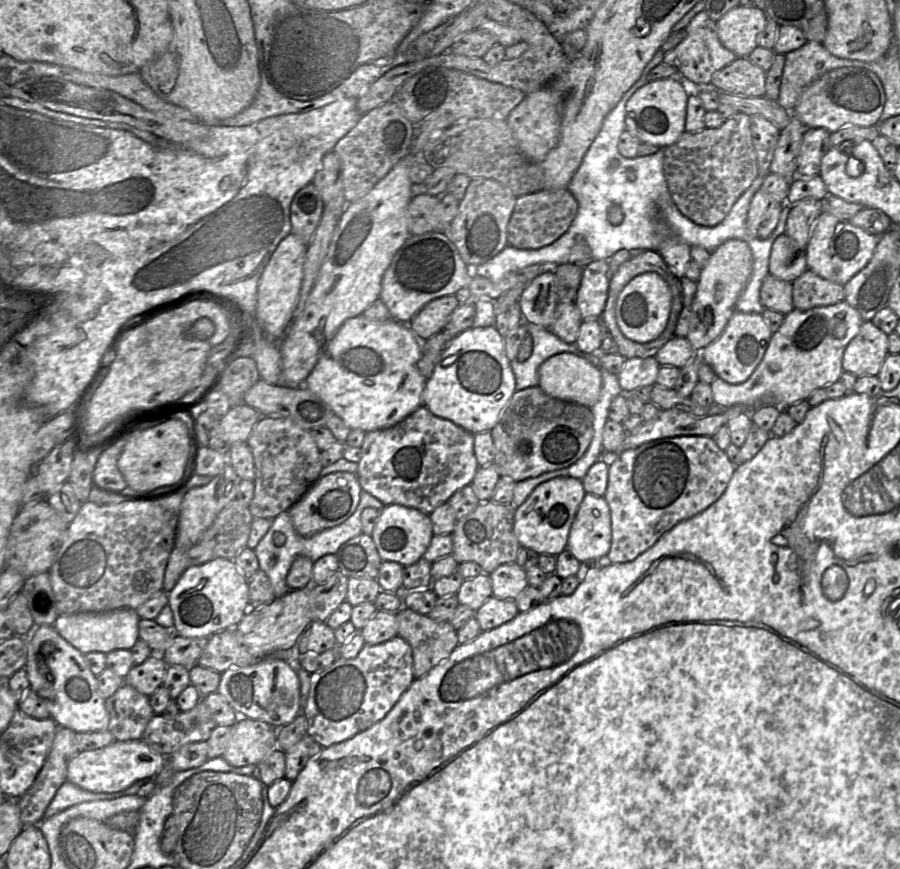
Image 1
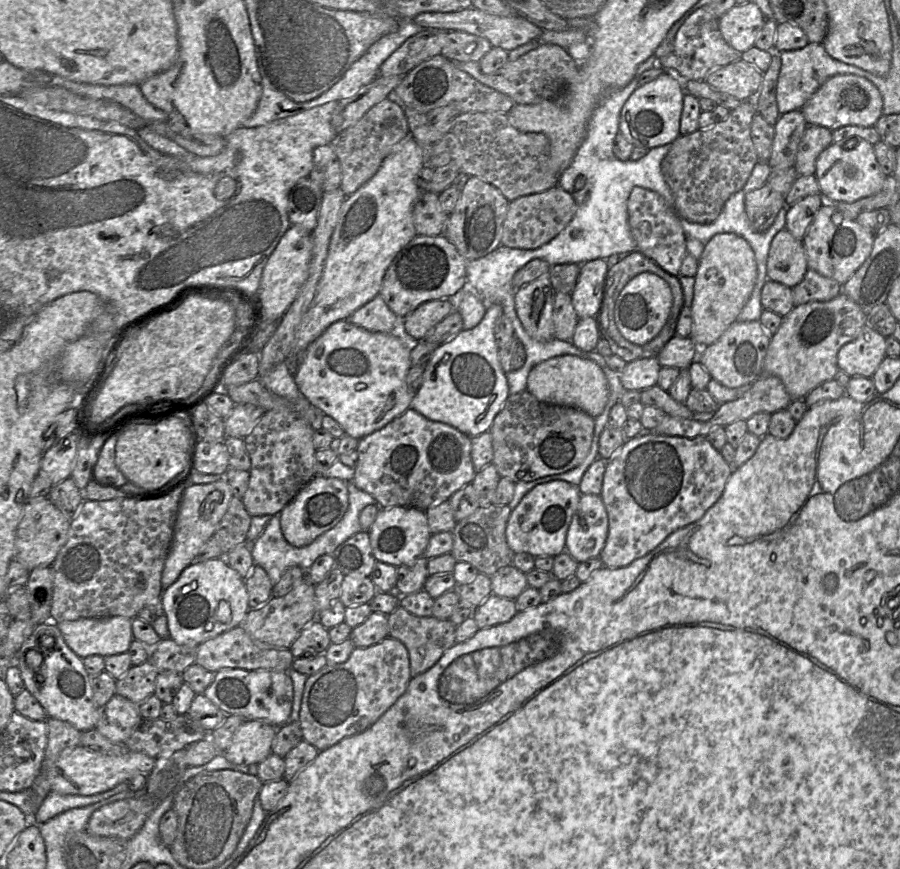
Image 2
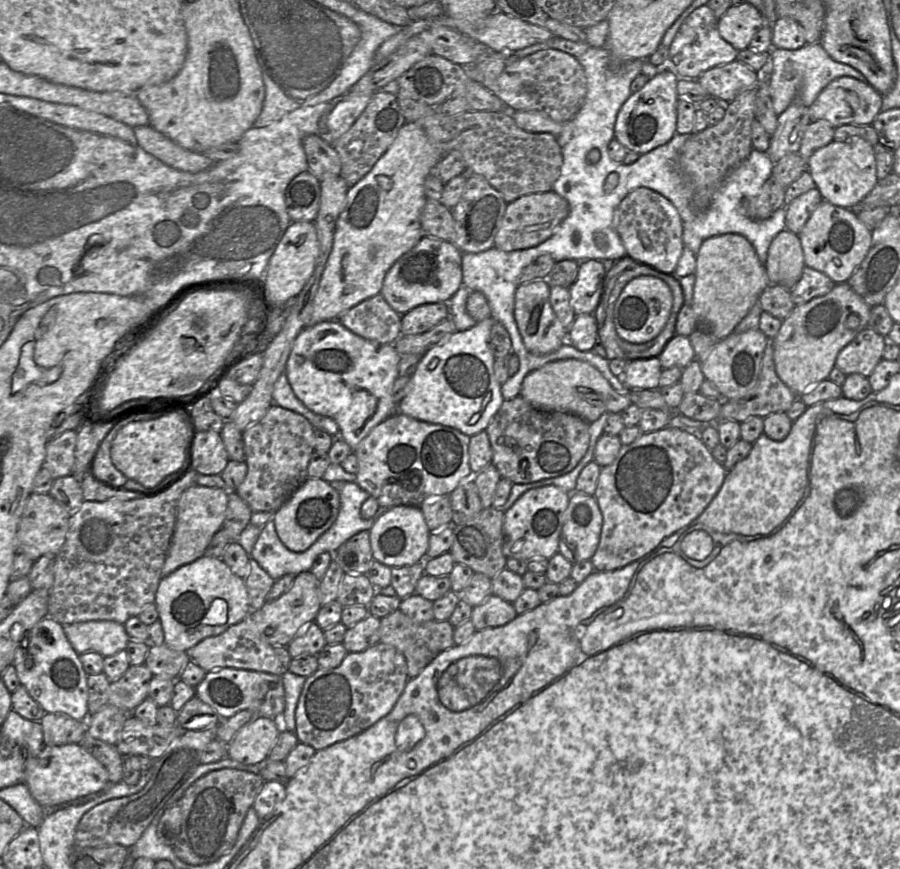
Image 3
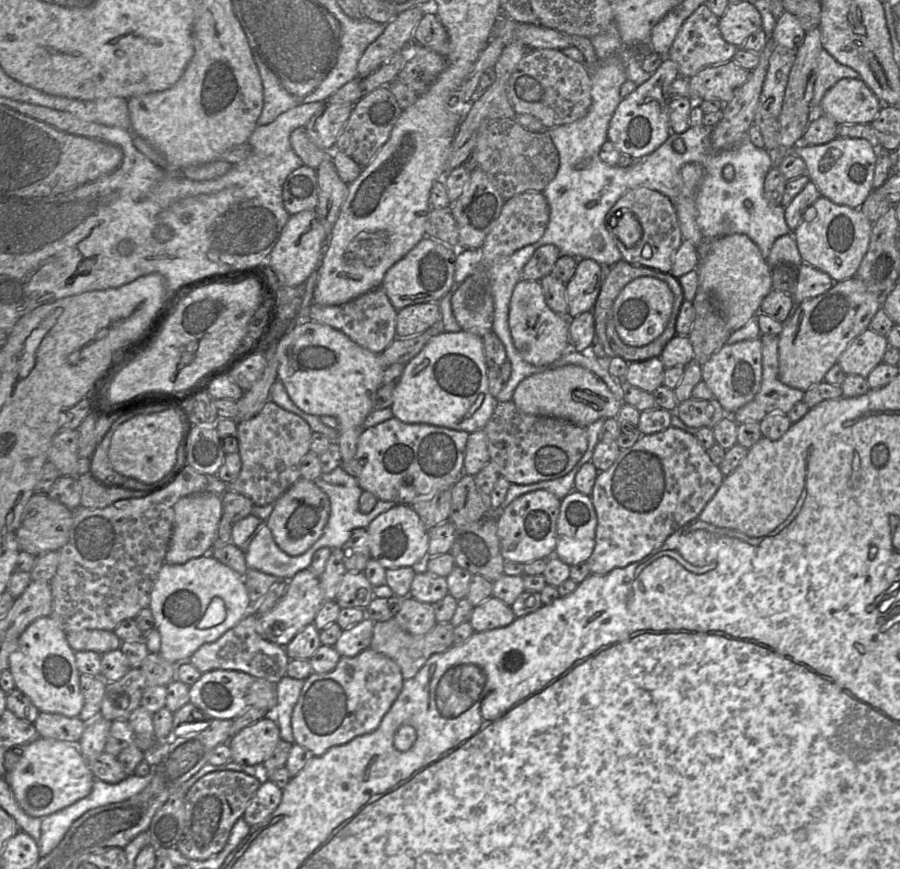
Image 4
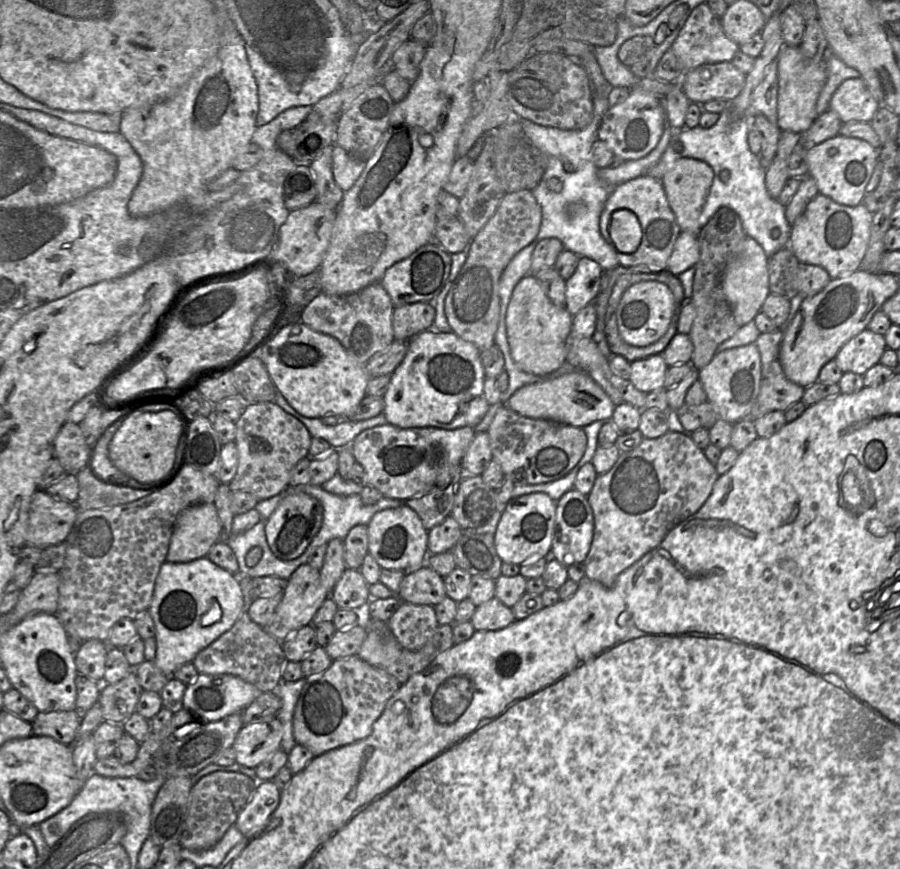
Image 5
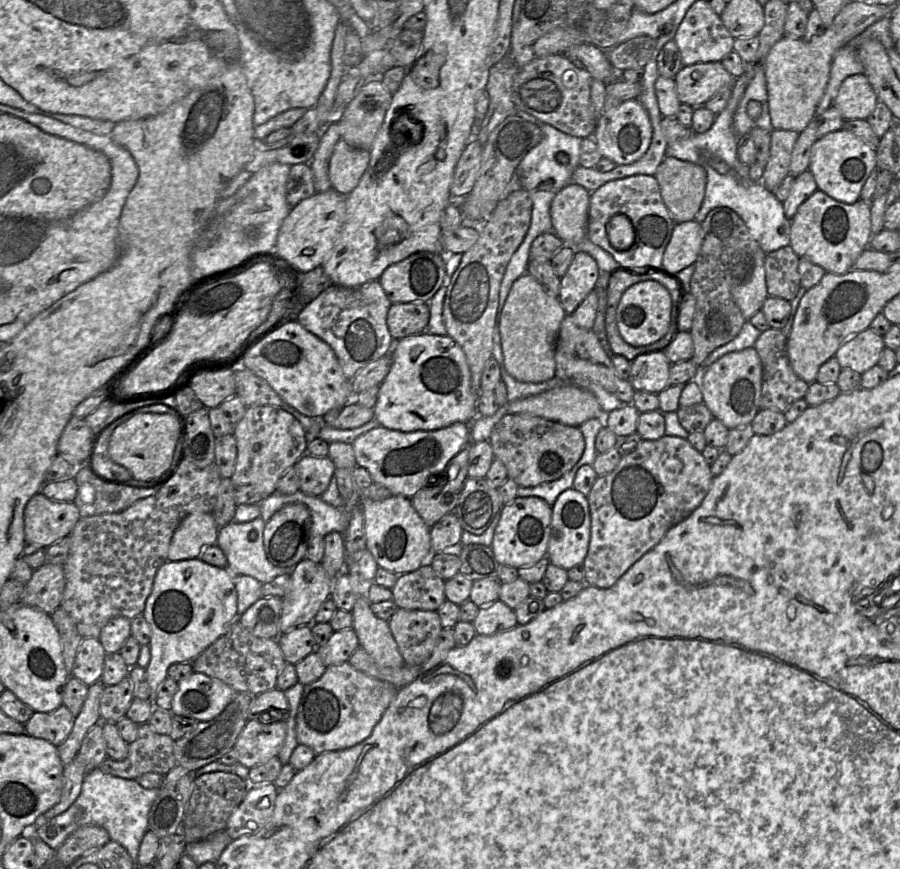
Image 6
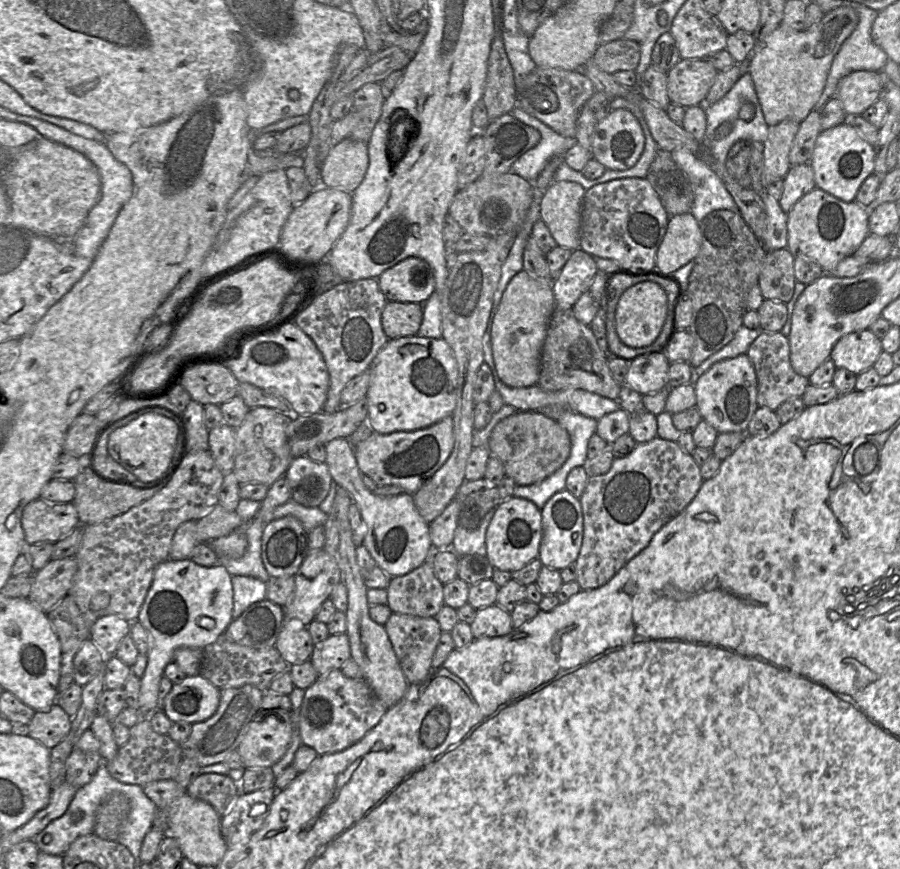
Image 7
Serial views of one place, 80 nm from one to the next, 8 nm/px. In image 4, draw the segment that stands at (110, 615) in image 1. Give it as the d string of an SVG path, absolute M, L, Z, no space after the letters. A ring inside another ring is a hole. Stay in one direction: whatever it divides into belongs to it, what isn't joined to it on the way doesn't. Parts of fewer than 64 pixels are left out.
M81 630L66 632L66 639L73 651L94 651L101 655L120 649L122 641L113 631Z

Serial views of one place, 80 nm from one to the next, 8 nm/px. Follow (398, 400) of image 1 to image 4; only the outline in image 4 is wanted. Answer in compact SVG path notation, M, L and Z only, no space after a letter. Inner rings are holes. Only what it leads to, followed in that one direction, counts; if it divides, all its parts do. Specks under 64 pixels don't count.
M309 321L293 327L275 344L276 357L279 362L278 379L280 380L292 402L303 412L322 416L332 416L338 422L339 436L337 444L342 462L355 458L357 441L365 430L363 424L373 410L373 398L382 386L382 376L387 368L379 354L366 350L350 340L344 333L317 322Z

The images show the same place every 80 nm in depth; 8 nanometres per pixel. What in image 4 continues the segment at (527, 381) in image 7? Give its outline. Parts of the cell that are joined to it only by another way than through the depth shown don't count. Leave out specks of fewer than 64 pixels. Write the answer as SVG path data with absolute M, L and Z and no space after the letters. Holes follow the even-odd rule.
M521 279L515 285L509 305L509 329L521 357L535 366L550 364L569 348L570 319L555 313L546 303L539 280Z

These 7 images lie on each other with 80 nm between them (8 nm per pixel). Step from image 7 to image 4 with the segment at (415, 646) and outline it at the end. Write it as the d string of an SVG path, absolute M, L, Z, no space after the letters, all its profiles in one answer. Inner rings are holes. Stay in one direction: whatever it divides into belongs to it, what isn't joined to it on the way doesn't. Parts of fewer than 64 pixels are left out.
M410 596L403 598L394 619L403 630L414 635L426 634L437 623L433 605Z

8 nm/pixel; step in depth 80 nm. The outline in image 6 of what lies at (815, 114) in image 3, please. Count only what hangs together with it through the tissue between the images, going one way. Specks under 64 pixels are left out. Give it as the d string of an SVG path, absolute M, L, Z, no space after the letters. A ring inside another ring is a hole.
M860 73L843 80L833 105L845 120L850 120L867 119L877 103L877 96L867 76Z

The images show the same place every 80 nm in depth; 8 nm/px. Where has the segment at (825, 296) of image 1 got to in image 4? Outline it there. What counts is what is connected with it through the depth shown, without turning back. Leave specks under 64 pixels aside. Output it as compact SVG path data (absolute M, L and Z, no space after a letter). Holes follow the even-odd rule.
M803 262L798 267L794 291L789 295L794 302L801 303L806 299L826 293L834 283L827 273Z

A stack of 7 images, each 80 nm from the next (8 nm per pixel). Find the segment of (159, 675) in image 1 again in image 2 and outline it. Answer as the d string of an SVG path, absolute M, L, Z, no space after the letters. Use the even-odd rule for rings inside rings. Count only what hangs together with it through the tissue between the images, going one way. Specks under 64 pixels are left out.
M149 661L131 666L125 675L116 680L115 693L136 704L141 704L154 695L158 674L158 669Z

